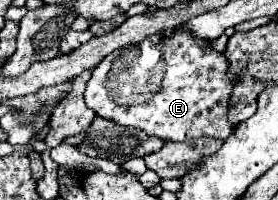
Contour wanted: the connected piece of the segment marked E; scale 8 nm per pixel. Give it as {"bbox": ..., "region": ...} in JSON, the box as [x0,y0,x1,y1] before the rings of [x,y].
{"bbox":[85,28,235,142],"region":[[[183,28],[169,30],[169,38],[157,34],[139,45],[131,46],[139,46],[139,50],[143,50],[143,58],[151,58],[151,66],[155,66],[155,58],[163,62],[163,78],[159,78],[159,90],[155,90],[155,98],[139,102],[139,106],[119,106],[119,102],[111,102],[111,94],[107,94],[107,70],[111,70],[111,58],[105,56],[105,60],[95,66],[85,90],[85,102],[99,118],[127,128],[143,130],[145,134],[171,142],[203,136],[213,136],[219,140],[229,138],[231,126],[227,122],[227,106],[235,84],[227,78],[229,62],[223,52],[215,52],[209,48],[207,40],[199,40]]]}

